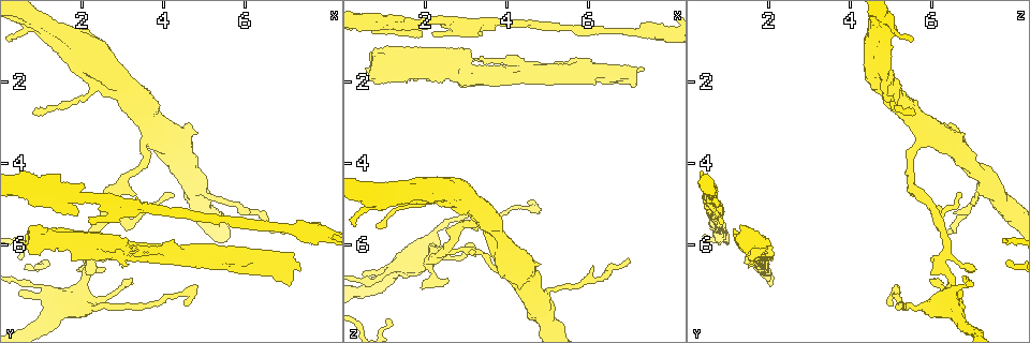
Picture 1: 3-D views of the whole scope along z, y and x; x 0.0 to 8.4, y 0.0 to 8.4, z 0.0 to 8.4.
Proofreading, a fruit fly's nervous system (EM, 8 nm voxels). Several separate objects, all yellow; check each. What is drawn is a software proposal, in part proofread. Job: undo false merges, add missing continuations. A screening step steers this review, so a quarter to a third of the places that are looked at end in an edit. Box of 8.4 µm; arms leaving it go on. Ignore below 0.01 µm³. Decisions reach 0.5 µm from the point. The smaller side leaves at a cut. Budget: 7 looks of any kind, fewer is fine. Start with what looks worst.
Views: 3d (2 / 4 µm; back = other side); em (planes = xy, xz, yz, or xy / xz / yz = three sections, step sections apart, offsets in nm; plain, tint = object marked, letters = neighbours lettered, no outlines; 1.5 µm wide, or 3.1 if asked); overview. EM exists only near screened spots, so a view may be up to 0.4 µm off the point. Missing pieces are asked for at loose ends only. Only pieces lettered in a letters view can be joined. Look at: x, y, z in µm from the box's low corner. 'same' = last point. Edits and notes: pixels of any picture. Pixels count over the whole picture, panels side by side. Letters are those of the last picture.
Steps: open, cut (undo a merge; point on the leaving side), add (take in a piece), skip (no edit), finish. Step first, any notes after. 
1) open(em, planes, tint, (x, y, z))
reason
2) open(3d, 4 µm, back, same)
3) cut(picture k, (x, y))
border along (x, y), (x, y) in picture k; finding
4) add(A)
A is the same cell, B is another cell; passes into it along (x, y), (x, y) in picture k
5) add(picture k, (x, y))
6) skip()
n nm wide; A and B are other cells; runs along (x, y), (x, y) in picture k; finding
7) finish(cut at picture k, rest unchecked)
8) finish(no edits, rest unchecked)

open(3d, 2 µm, (2.50, 6.60, 6.95))
an open end

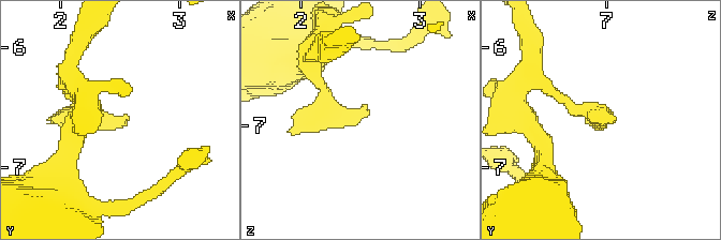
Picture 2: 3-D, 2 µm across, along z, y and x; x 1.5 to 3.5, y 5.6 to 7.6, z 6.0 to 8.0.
open(em, xz, step 8, letters, (2.50, 6.60, 6.94))

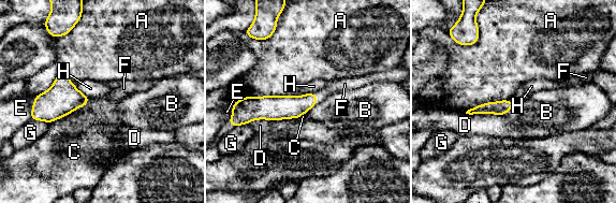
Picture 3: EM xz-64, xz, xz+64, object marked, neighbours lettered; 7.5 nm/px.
open(em, planes, letters, same)

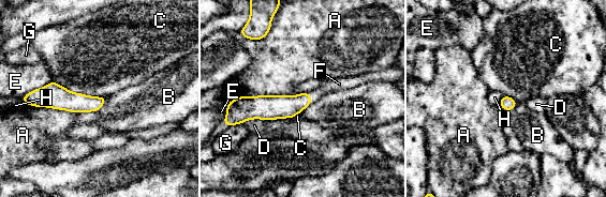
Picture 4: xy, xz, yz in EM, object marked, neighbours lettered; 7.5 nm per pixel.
add(F)
F is the same cell, A, B, C, D, E, G and H are other cells; passes into it along (278, 106), (310, 97), (339, 84) in picture 4; it goes on there

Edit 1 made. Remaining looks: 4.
open(overview)
redraw

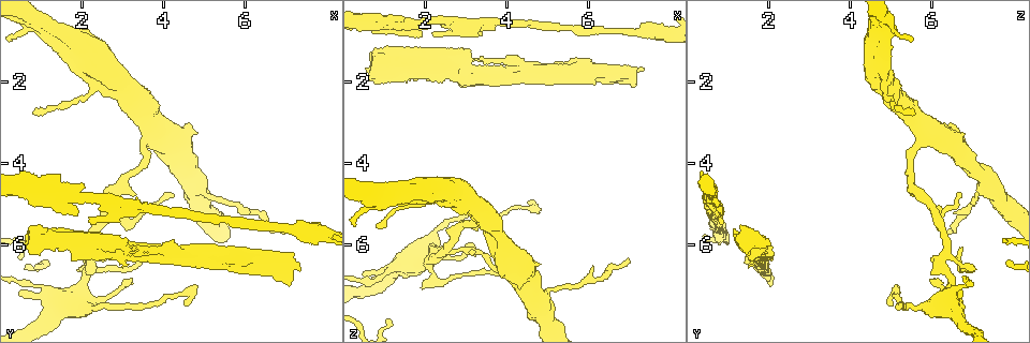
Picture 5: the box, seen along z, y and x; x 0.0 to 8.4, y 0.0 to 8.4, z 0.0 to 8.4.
open(3d, 2 µm, (0.85, 4.60, 0.50))
branch point

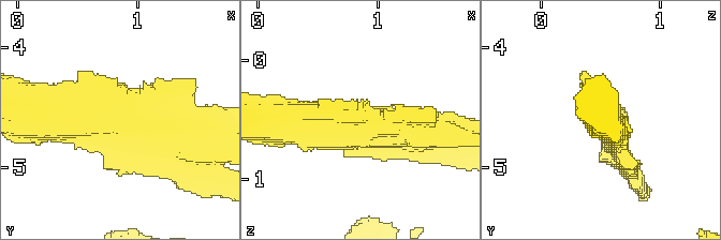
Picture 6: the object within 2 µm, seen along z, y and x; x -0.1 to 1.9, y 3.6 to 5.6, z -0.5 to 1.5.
open(em, yz, step 4, tint, (0.84, 4.62, 0.54))

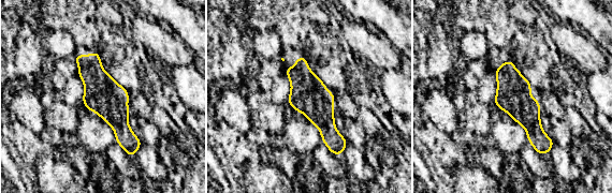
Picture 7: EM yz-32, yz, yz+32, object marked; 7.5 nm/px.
open(em, planes, letters, same)
another direction

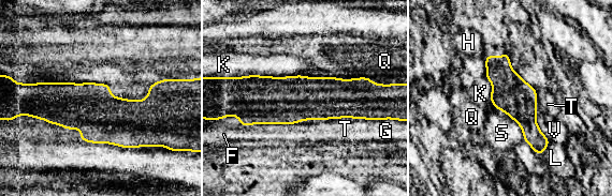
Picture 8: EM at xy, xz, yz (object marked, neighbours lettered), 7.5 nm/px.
skip()
280 nm wide; K touches over 500 nm; F, G, H, K, L, Q, S, T and V are other cells; all the same neuron

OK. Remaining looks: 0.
finish(add at picture 4, rest unchecked)

